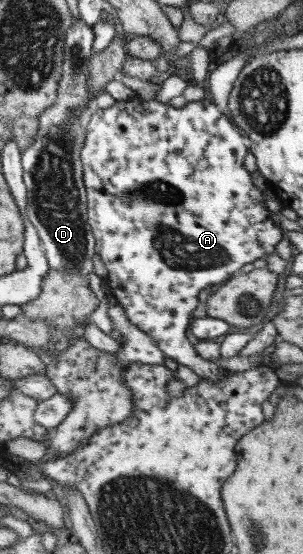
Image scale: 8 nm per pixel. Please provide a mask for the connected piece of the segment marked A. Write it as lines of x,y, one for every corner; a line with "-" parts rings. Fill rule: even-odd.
139,97
126,101
114,101
106,109
95,108
86,125
86,134
83,147
80,151
82,163
82,181
87,198
87,223
95,238
94,250
104,264
107,272
107,287
109,292
123,308
126,318
138,330
147,334
151,341
177,364
183,364
192,369
204,382
222,382
228,371
220,368
215,362
204,360
192,348
186,339
186,328
192,321
192,310
198,306
196,295
202,288
220,284
227,281
232,275
237,274
240,268
248,262
254,262
256,258
264,258
274,251
274,245
284,237
285,231
270,219
270,212
264,203
265,197
260,189
251,182
250,173
244,169
242,160
248,151
248,143
244,134
220,112
219,108
207,99
186,102
181,107
168,106
156,99
142,100

